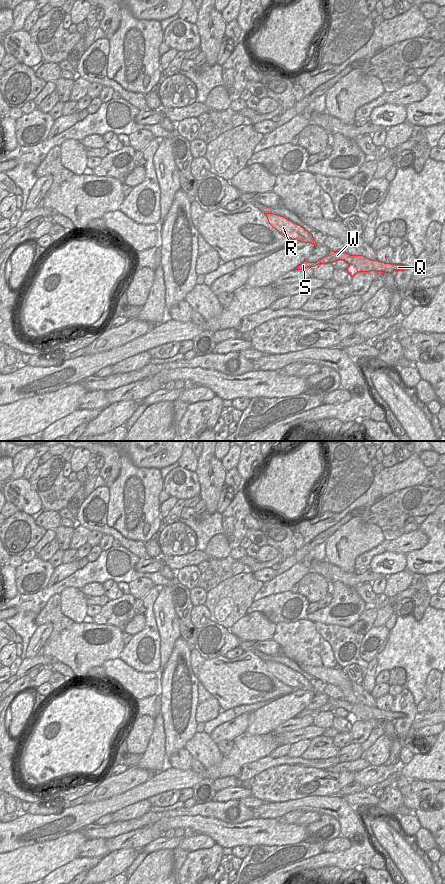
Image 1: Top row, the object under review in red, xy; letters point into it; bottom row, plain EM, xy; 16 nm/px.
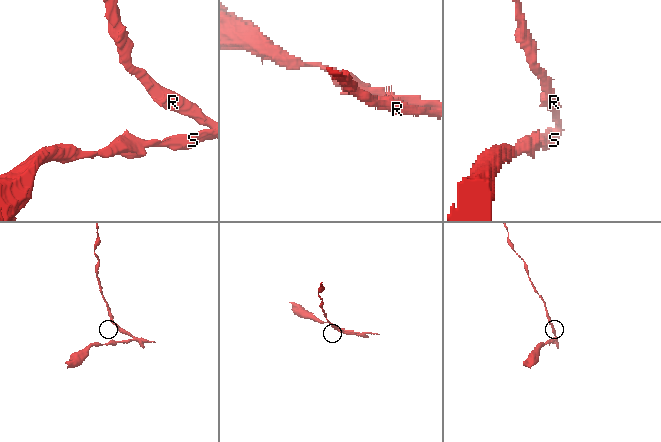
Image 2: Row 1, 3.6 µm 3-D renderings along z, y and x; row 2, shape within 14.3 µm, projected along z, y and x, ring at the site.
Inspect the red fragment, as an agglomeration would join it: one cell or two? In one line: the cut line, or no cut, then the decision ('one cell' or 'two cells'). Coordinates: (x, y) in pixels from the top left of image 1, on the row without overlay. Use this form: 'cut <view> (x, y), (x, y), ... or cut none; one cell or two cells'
cut xy (349, 712), (354, 713), (358, 719); two cells

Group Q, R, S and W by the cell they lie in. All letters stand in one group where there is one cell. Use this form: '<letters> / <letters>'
Q S W / R

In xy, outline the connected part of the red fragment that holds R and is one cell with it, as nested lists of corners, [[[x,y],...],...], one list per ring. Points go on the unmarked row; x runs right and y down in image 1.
[[[273,661],[264,662],[266,663],[269,672],[282,683],[295,689],[314,692],[315,695],[318,693],[313,686],[313,682],[305,678],[300,673],[277,662]]]

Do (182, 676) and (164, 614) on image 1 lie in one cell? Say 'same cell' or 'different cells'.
different cells

